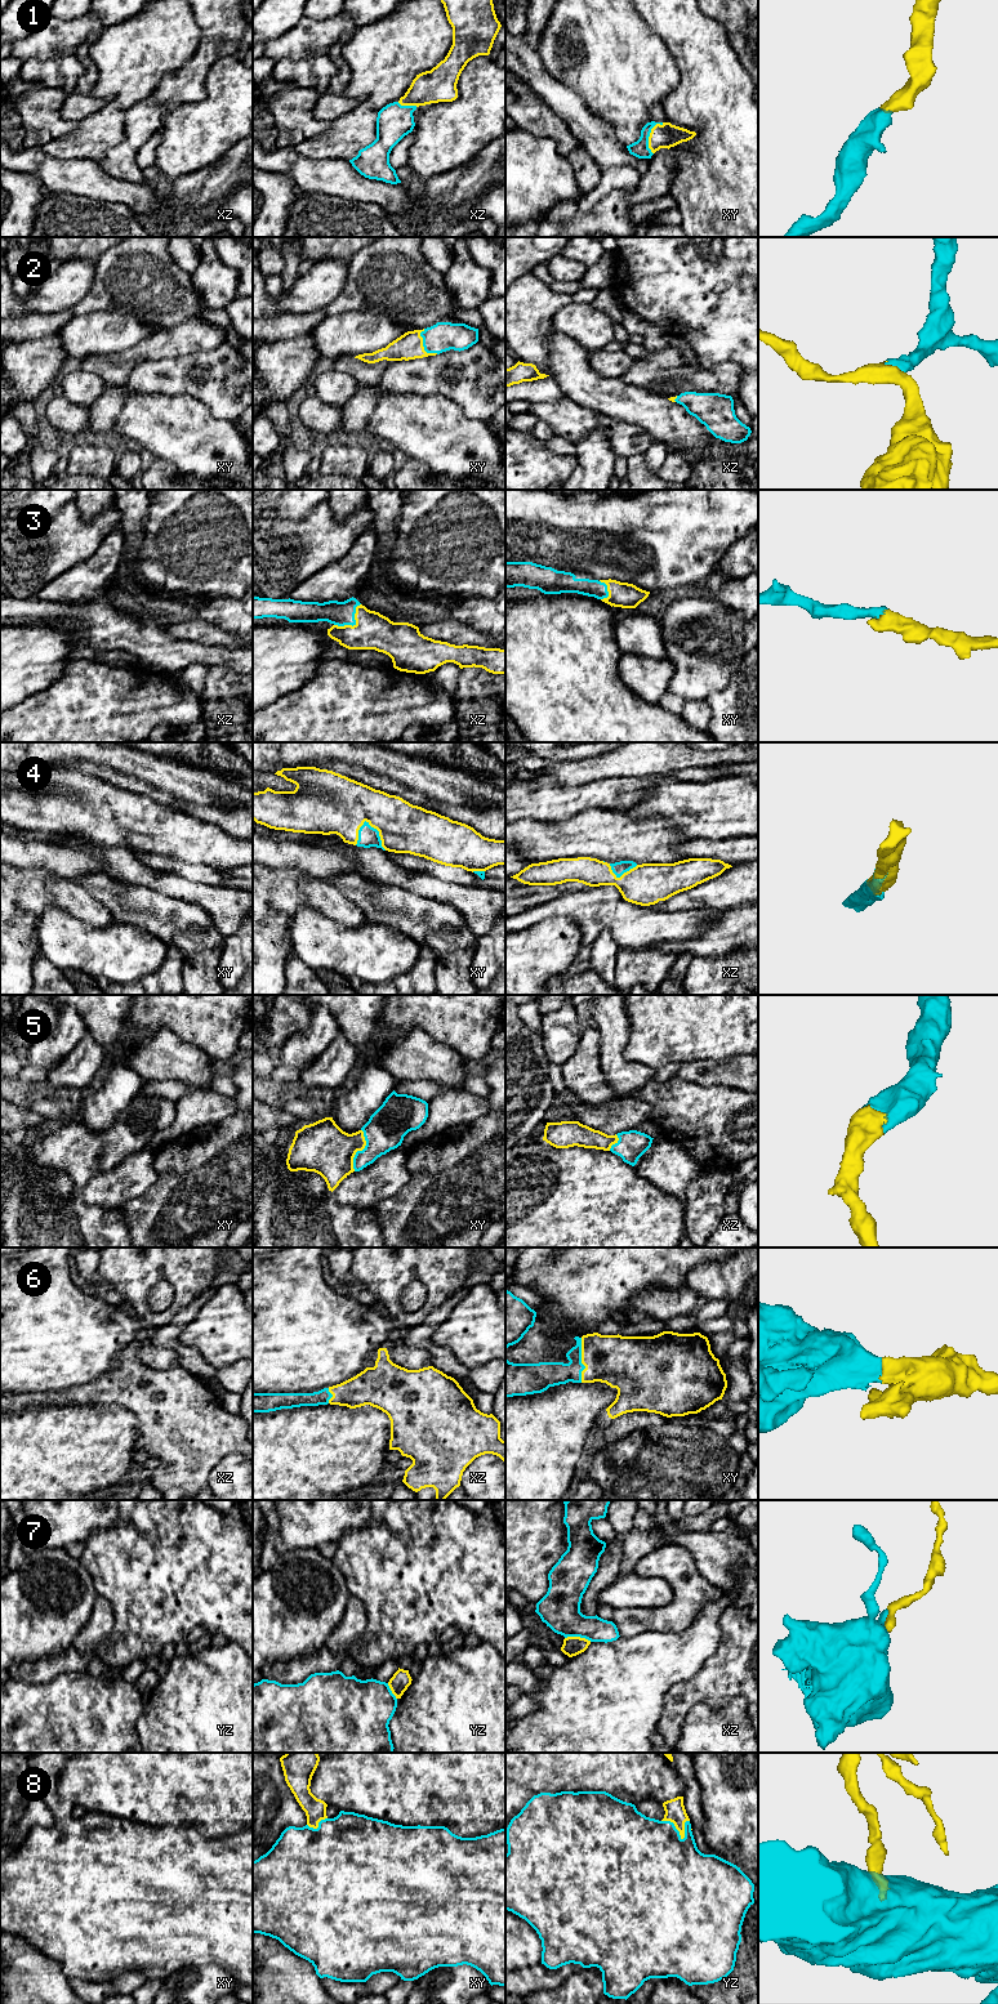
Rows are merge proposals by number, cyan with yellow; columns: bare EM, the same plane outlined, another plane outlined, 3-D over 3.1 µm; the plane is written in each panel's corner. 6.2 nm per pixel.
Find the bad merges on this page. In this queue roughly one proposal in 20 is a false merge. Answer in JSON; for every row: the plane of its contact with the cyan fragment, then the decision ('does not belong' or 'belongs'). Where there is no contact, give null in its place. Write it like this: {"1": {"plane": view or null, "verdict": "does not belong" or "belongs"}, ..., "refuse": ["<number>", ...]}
{"1": {"plane": "xy", "verdict": "belongs"}, "2": {"plane": "xy", "verdict": "belongs"}, "3": {"plane": "xz", "verdict": "belongs"}, "4": {"plane": "xy", "verdict": "belongs"}, "5": {"plane": "xy", "verdict": "belongs"}, "6": {"plane": "xy", "verdict": "belongs"}, "7": {"plane": "xz", "verdict": "does not belong"}, "8": {"plane": "yz", "verdict": "belongs"}, "refuse": ["7"]}

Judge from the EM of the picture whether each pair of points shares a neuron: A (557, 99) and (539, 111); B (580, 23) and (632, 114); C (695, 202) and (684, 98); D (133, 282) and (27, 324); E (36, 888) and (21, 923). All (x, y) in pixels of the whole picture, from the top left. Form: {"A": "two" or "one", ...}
{"A": "two", "B": "one", "C": "one", "D": "one", "E": "one"}

